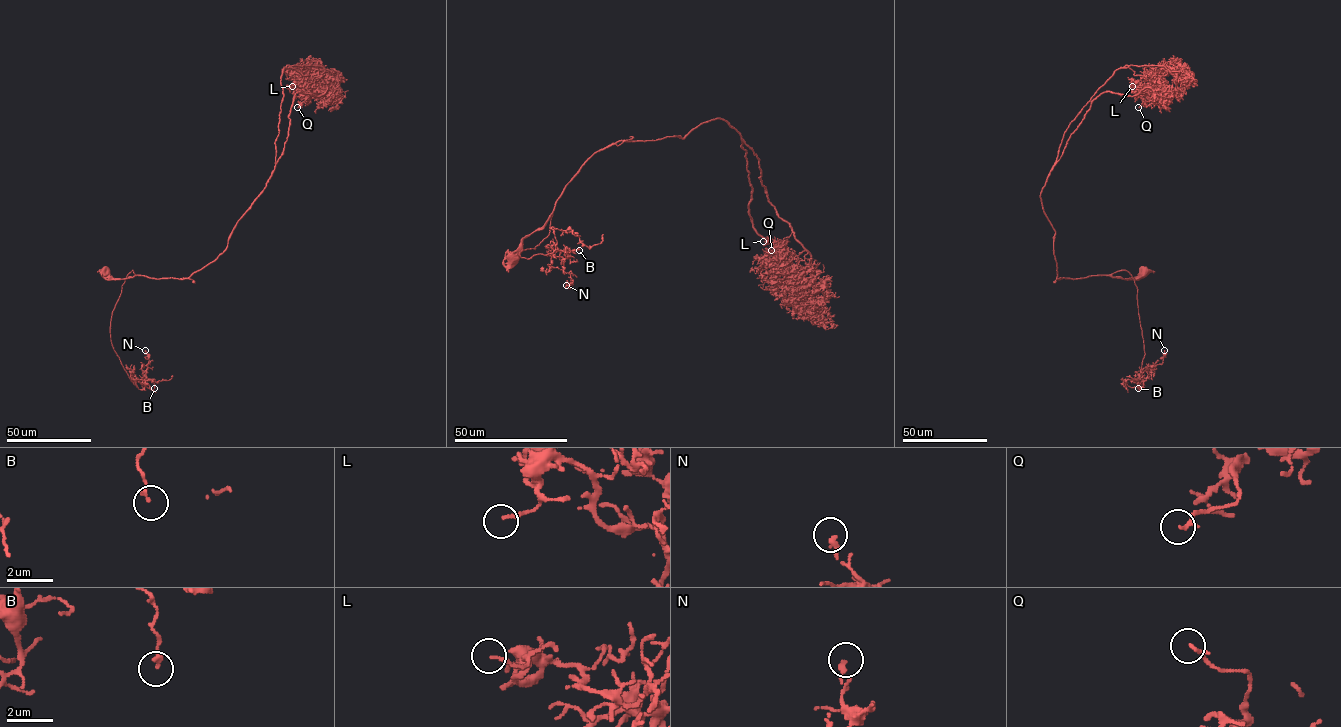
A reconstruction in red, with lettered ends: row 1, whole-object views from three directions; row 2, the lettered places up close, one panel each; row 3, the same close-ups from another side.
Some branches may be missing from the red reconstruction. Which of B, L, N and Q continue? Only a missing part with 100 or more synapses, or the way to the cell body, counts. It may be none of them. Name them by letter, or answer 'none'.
none

